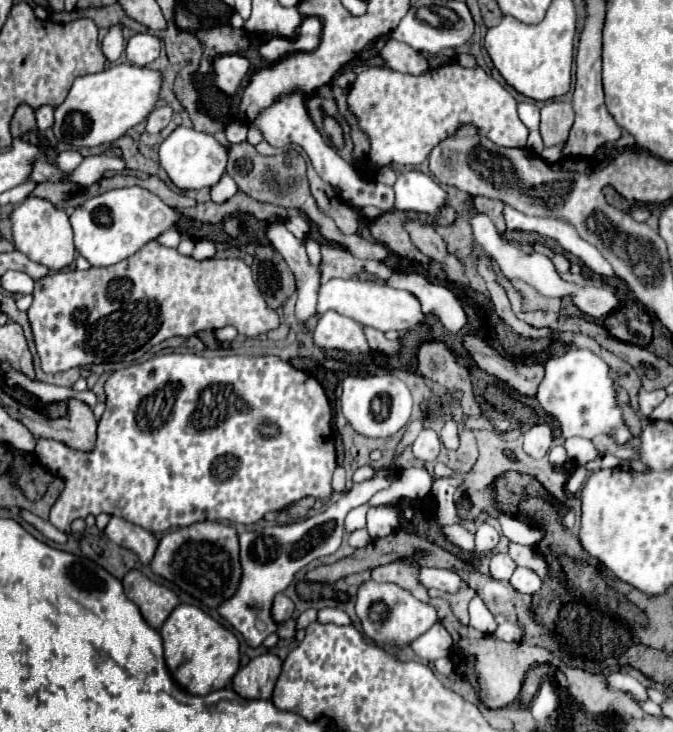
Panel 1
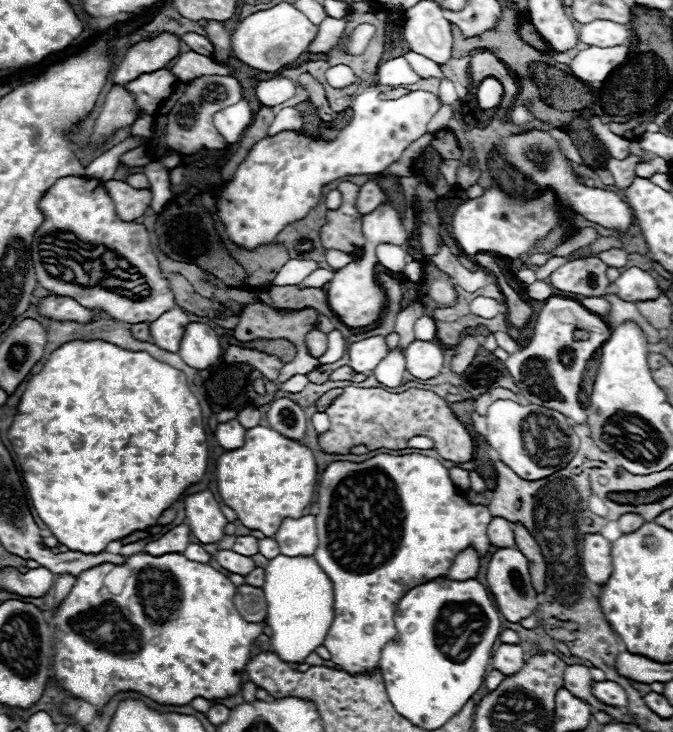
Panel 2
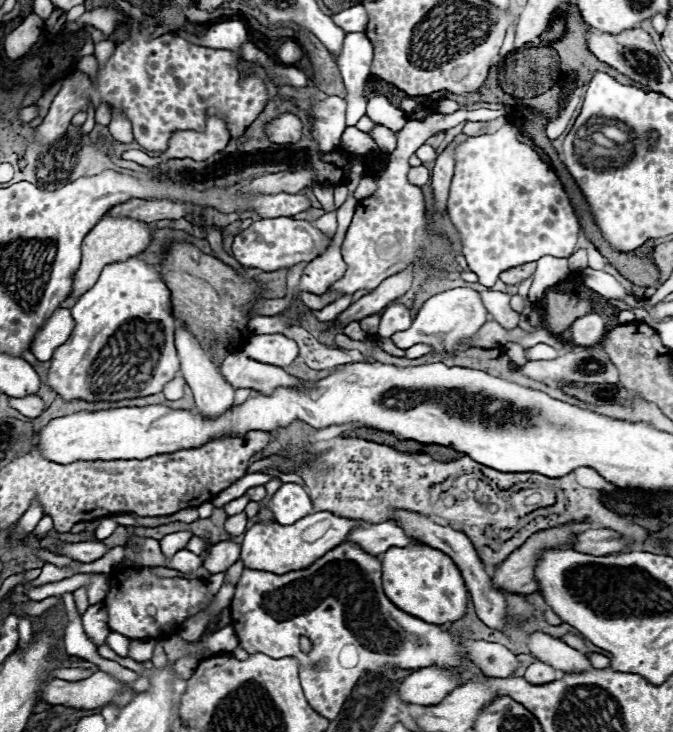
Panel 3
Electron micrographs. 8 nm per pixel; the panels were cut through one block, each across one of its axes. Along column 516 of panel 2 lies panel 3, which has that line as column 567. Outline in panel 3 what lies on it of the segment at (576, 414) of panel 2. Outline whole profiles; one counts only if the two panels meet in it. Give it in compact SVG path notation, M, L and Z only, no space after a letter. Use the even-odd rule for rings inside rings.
M586 348L578 352L566 352L554 360L532 360L520 366L520 372L536 382L542 382L552 388L568 386L568 384L616 384L618 382L618 370L614 364L608 360L608 356L600 348Z

